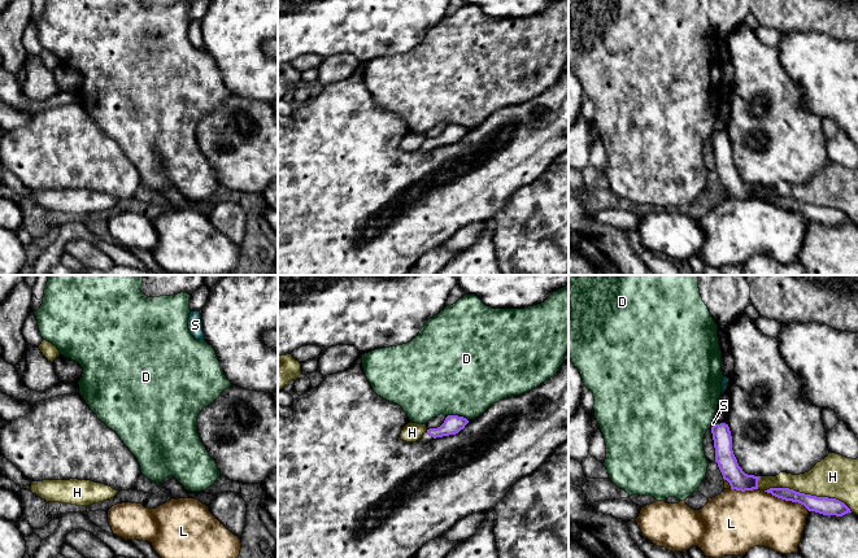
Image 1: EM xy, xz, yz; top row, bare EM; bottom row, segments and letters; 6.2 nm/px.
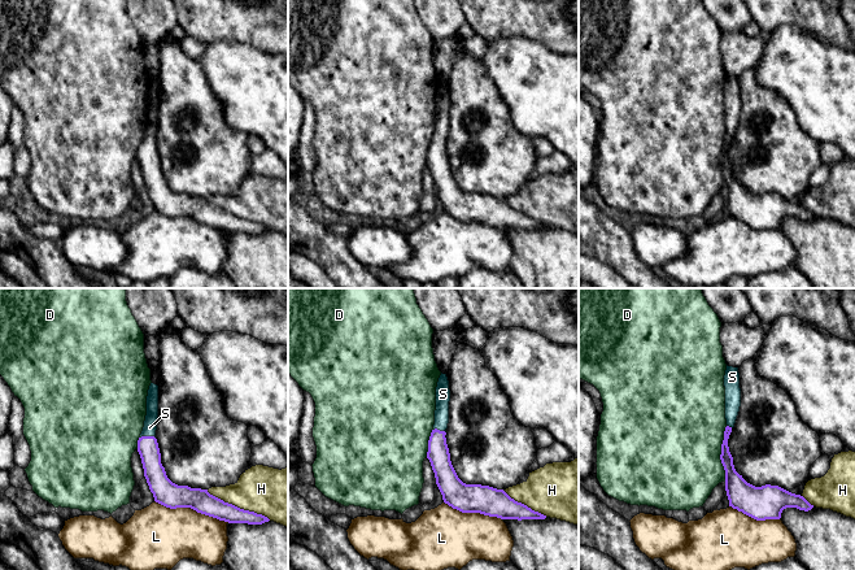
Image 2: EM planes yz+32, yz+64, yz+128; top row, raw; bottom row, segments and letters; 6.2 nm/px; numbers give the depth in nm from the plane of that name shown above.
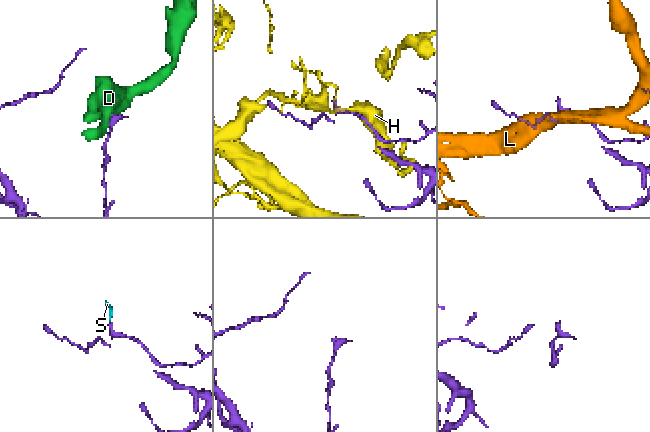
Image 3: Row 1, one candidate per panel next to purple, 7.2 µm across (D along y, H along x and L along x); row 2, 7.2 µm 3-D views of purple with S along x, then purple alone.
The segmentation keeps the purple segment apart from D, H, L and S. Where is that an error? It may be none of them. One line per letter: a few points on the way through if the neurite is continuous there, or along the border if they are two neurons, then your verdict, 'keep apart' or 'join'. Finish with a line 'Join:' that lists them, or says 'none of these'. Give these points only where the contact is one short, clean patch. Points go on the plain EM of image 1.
D: along xz (447, 125), (462, 125), (467, 130) | keep apart
H: keep apart
L: keep apart
S: across yz (724, 166), (721, 133), (713, 133) | join
Join: S

